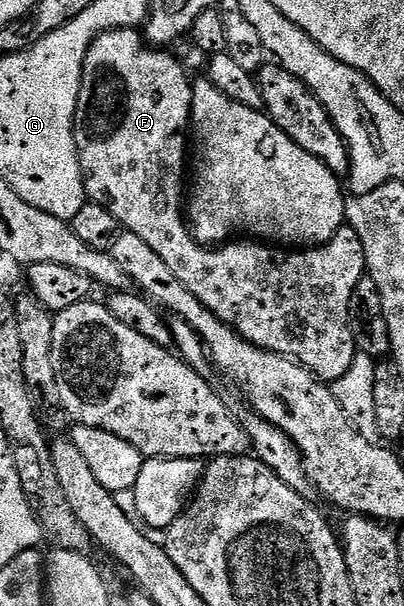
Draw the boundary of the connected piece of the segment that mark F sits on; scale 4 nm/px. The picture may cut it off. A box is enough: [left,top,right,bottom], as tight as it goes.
[74,29,367,384]

